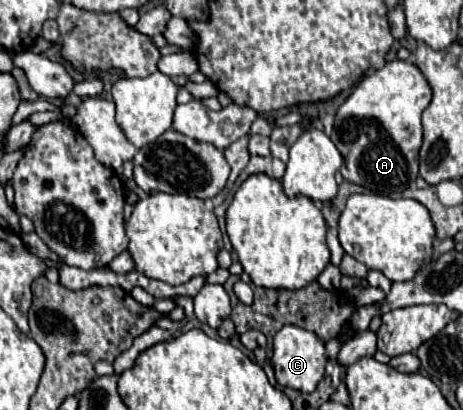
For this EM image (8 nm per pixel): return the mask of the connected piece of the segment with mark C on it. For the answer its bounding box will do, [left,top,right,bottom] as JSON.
[272,325,326,393]

